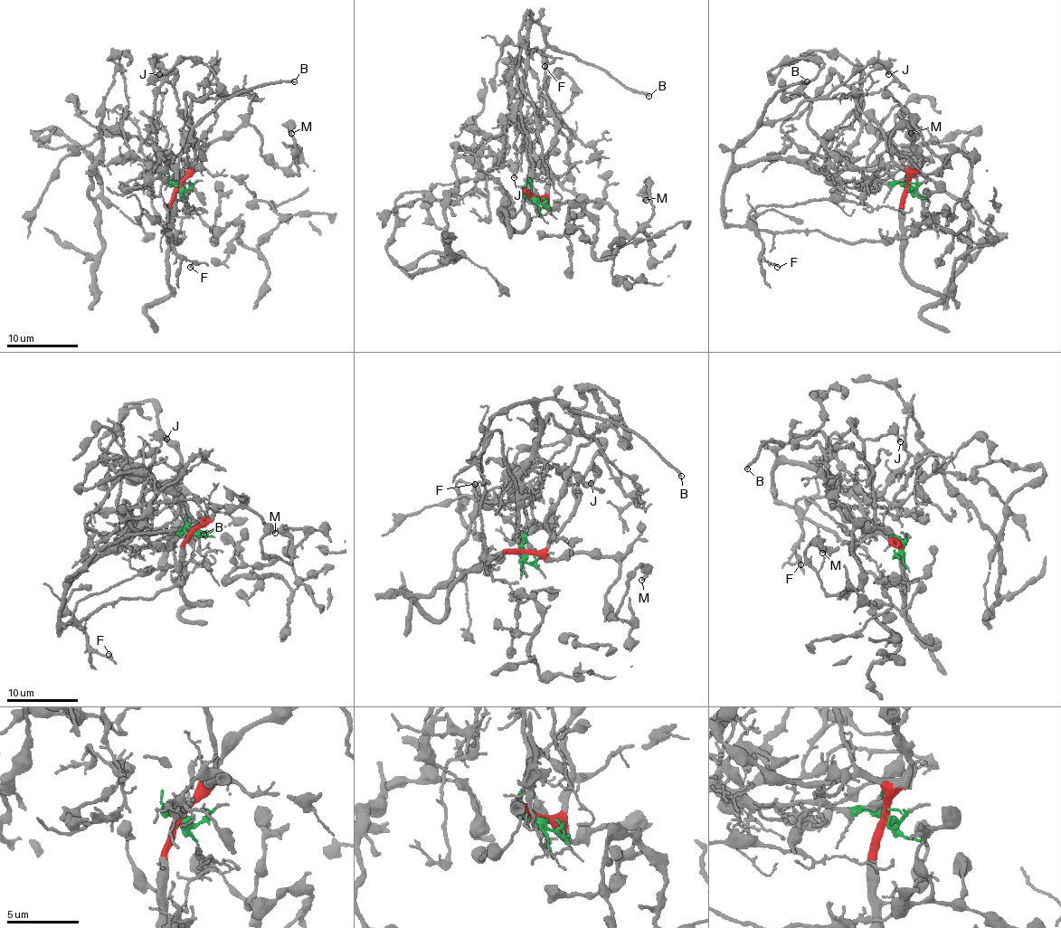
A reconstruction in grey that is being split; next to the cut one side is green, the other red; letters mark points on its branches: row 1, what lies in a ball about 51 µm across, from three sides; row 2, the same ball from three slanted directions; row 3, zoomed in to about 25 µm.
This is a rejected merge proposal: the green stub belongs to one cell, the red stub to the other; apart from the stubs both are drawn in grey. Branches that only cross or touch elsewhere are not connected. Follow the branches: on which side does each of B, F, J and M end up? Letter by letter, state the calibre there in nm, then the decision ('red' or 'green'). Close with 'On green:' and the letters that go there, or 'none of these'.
B: 280 nm | green
F: 140 nm | green
J: 280 nm | red
M: 320 nm | red
On green: B, F

